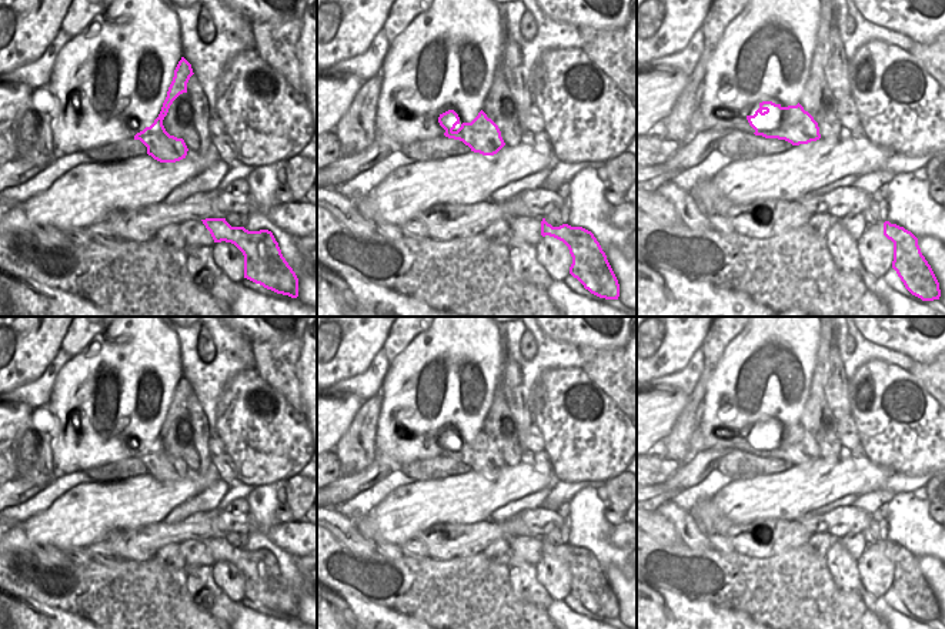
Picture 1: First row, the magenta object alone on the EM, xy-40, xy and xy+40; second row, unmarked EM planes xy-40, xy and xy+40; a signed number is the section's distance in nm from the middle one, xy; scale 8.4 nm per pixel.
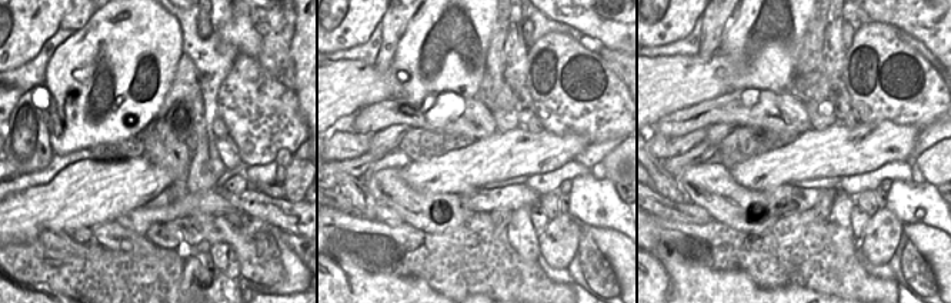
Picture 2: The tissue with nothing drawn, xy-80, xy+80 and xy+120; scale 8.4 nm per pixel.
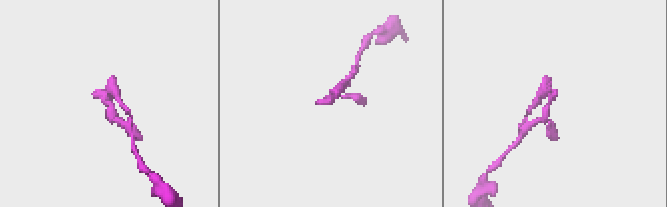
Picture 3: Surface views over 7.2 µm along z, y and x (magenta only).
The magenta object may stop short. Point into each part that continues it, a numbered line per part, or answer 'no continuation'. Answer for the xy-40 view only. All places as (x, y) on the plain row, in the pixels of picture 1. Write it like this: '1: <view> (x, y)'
no continuation

